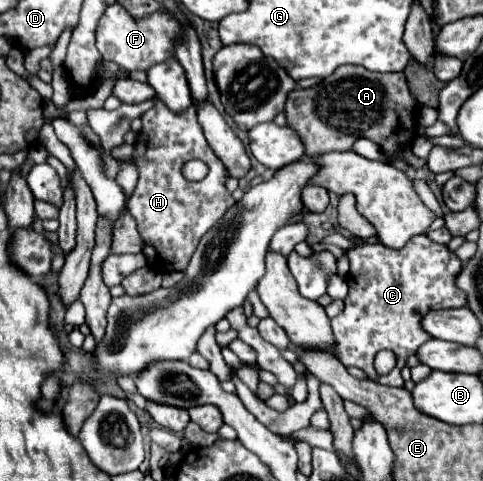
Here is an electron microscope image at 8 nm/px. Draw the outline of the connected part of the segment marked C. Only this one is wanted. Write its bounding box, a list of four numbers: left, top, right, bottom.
[332,234,466,386]

